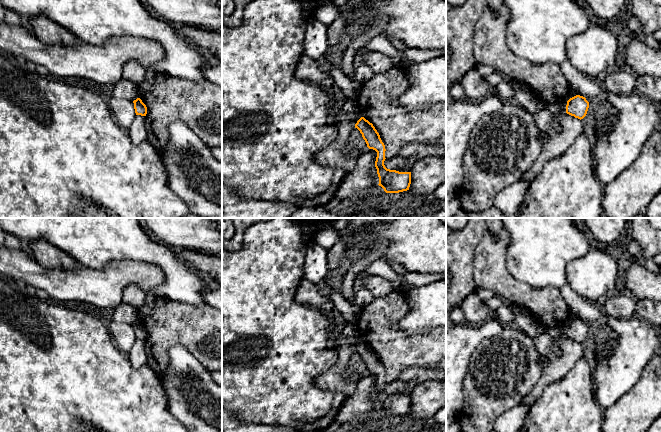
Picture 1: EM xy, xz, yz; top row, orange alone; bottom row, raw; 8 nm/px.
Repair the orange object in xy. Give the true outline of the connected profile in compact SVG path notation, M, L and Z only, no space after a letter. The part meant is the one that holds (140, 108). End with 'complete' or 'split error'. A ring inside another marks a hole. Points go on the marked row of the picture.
M140 98L133 101L136 115L146 116L147 107Z | complete

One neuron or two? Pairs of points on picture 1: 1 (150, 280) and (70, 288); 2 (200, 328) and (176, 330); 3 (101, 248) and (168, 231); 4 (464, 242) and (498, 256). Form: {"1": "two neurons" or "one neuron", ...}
{"1": "one neuron", "2": "one neuron", "3": "two neurons", "4": "two neurons"}

